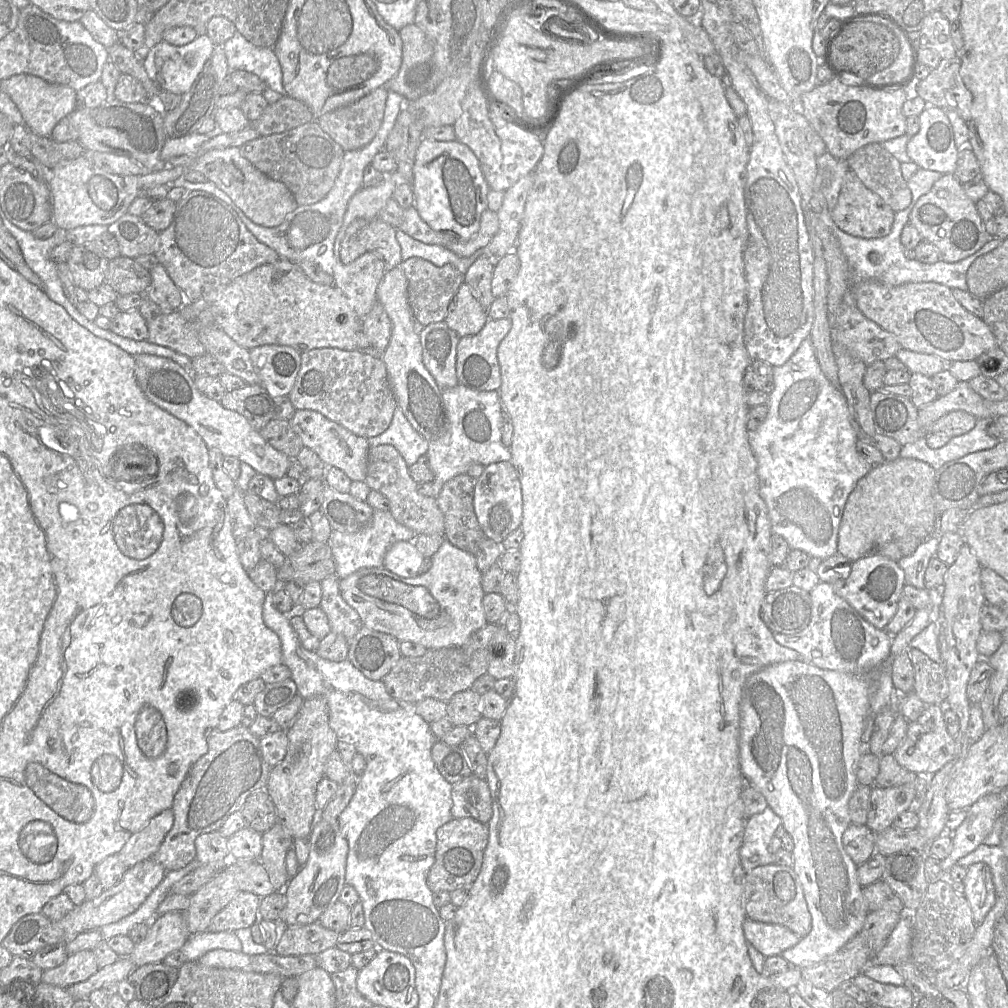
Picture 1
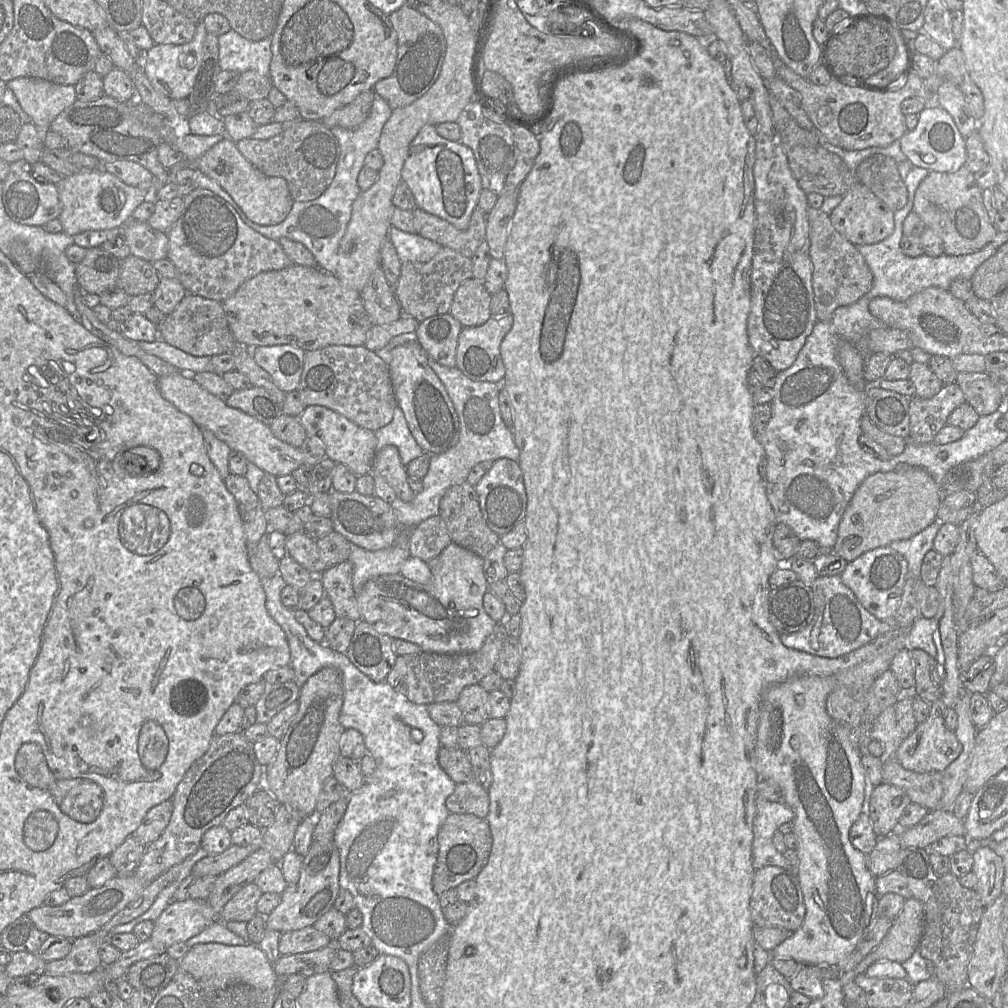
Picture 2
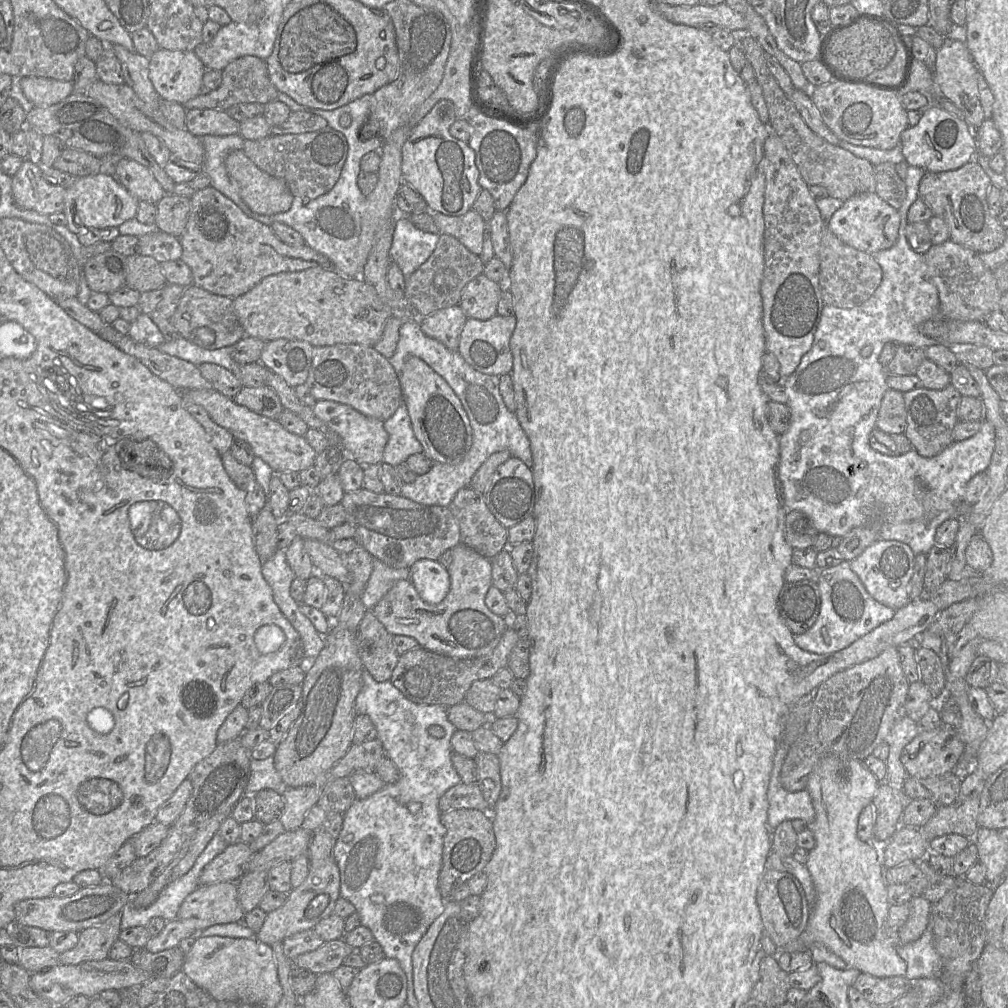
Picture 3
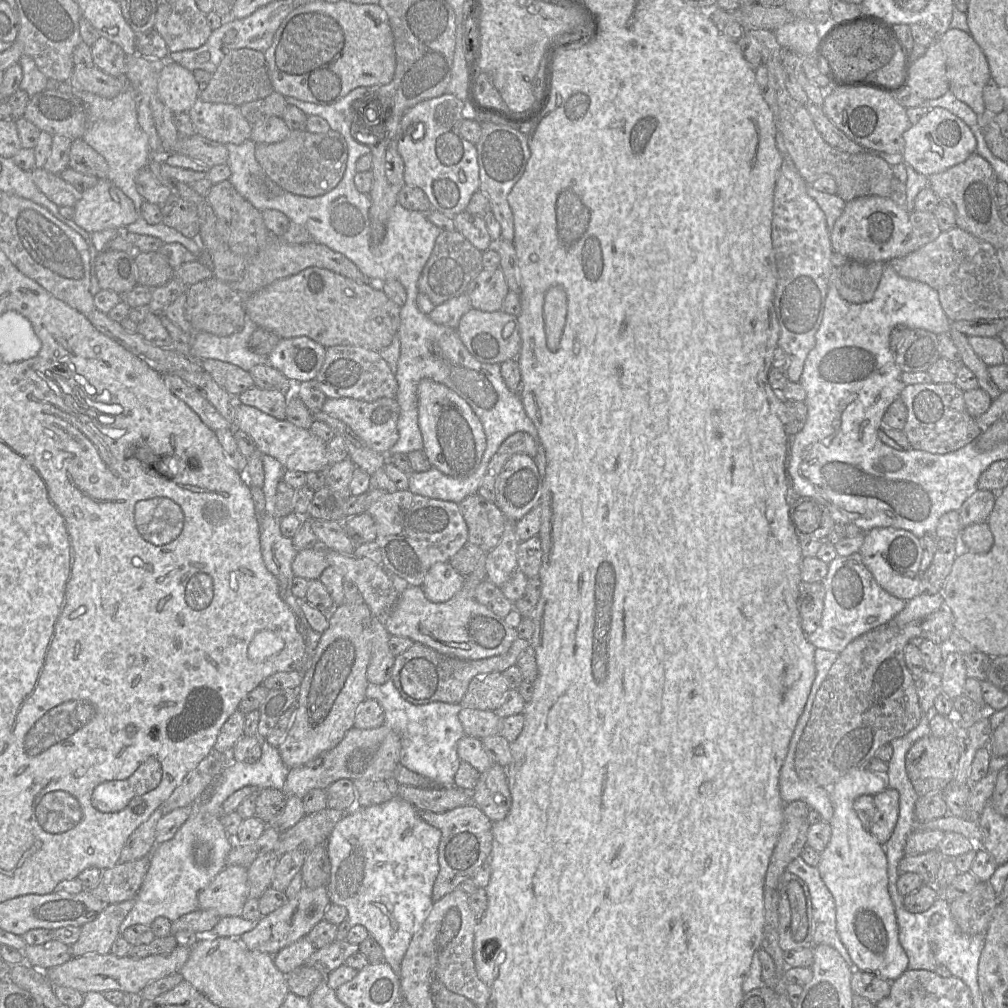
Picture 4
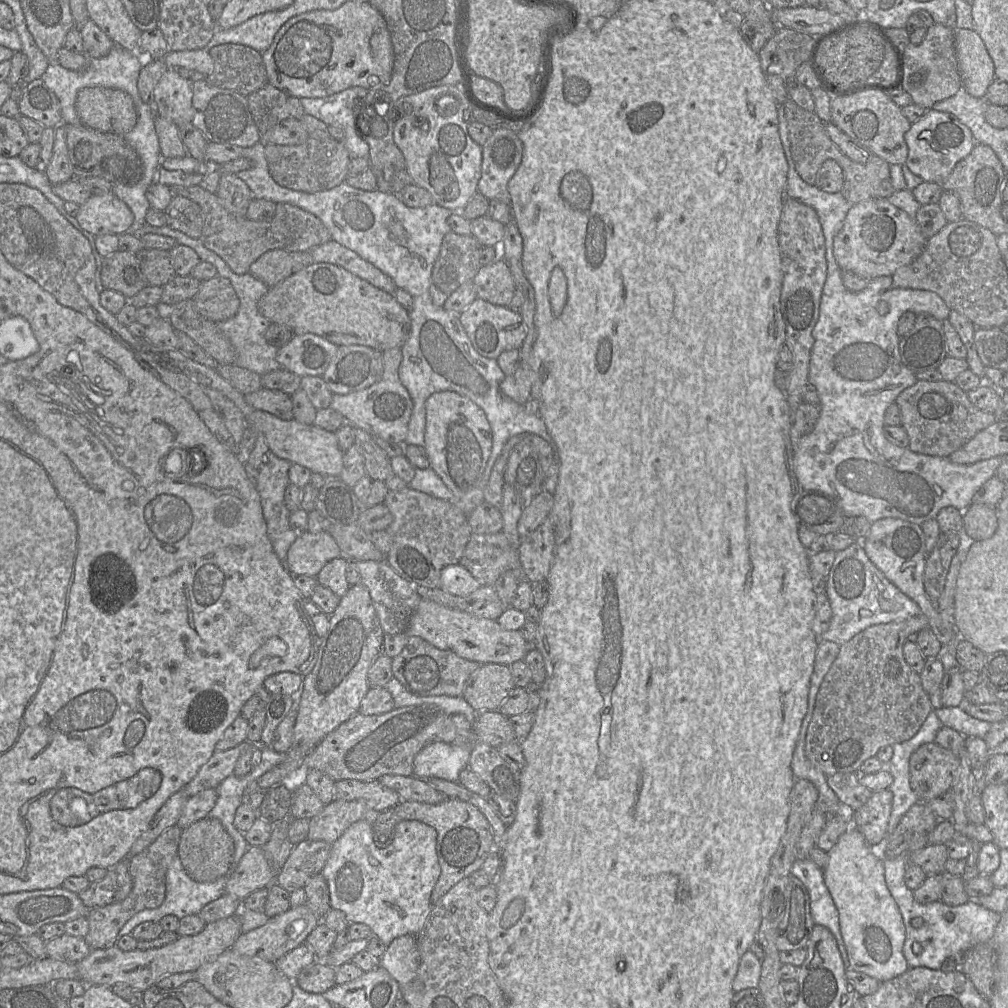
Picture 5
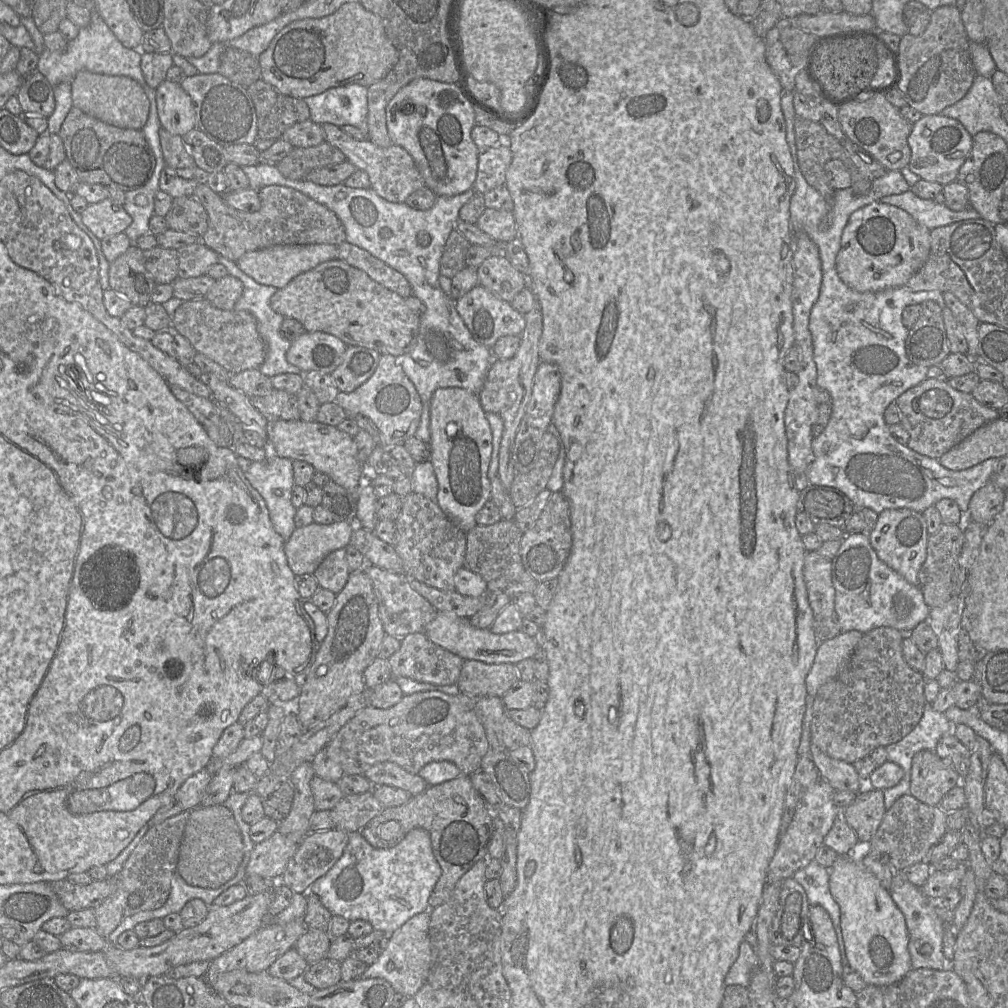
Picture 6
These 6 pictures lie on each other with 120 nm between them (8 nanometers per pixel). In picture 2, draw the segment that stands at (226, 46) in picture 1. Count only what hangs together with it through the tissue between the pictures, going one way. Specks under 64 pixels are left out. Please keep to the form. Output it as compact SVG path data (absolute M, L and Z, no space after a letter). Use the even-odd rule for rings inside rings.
M230 29L218 36L219 66L221 70L242 73L255 70L269 77L272 36L259 41L250 41Z

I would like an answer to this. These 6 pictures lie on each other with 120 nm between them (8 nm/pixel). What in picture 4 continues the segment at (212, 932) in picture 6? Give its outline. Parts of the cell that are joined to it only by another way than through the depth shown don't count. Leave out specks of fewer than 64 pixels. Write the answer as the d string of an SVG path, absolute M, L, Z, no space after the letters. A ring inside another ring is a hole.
M176 947L167 955L150 955L144 958L130 956L118 957L112 953L87 954L71 958L62 965L45 971L49 981L54 987L73 988L82 994L89 992L106 992L118 990L123 993L140 993L151 982L173 973L180 972L187 962L191 947Z

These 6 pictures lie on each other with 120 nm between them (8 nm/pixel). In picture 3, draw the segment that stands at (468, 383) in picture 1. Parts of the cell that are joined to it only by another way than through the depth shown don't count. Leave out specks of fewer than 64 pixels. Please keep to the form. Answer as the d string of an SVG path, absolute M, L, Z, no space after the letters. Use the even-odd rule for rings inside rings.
M495 315L487 320L468 318L460 336L458 352L475 370L490 375L510 374L513 369L513 355L510 340L516 327L516 317Z

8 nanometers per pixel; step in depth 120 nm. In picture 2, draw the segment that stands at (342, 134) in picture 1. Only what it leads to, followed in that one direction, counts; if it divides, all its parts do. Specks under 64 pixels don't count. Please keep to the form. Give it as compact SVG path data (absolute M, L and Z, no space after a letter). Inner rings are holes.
M373 89L364 91L354 101L335 110L331 115L323 118L321 122L329 129L336 126L356 129L368 117L374 98L375 92Z

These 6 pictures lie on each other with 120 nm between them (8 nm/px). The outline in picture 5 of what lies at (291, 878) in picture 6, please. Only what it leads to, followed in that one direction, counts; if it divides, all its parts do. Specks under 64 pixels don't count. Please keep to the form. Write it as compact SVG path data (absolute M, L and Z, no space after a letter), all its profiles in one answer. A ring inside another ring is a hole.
M303 840L293 847L275 883L289 893L303 889L312 876L322 872L330 851L331 844L325 841Z

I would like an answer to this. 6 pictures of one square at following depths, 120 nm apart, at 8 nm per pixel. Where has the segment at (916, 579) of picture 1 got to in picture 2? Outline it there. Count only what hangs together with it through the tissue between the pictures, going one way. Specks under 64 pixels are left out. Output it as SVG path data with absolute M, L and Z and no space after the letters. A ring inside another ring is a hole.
M935 520L915 536L894 541L889 545L906 559L909 575L920 579L923 559L926 553L933 549L933 542L941 524L943 523Z

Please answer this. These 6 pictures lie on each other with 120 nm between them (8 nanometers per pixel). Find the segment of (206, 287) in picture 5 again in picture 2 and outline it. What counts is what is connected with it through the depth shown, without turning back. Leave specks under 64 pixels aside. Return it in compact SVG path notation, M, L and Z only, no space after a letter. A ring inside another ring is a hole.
M187 293L175 309L166 315L158 328L158 337L166 343L193 356L208 356L232 352L237 346L222 302Z

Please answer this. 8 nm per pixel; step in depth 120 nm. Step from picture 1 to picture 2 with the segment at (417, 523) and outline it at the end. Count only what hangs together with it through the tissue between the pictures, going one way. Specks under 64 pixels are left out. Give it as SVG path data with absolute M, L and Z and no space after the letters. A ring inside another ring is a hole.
M387 445L375 453L371 473L383 477L404 502L411 502L417 494L408 485L406 466L402 464L395 446Z

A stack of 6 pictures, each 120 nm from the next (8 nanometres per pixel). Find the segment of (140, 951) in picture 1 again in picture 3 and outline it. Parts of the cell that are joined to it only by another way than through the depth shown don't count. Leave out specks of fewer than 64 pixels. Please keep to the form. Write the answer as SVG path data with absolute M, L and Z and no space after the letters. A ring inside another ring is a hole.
M219 882L198 886L182 902L176 918L190 921L199 932L212 925L239 922L243 917L237 882Z

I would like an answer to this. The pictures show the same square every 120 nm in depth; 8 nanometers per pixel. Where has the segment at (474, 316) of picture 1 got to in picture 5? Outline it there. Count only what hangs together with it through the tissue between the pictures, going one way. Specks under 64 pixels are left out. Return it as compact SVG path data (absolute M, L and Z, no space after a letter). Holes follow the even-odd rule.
M504 259L481 266L473 279L477 298L494 305L507 306L516 293L511 270Z

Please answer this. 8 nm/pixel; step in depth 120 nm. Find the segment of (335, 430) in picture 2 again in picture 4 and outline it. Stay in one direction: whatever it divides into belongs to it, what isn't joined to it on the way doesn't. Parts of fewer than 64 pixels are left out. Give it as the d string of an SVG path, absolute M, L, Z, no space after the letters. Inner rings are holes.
M326 398L321 411L345 423L369 448L380 454L388 453L399 438L397 421L400 407L396 398L379 398L373 402Z

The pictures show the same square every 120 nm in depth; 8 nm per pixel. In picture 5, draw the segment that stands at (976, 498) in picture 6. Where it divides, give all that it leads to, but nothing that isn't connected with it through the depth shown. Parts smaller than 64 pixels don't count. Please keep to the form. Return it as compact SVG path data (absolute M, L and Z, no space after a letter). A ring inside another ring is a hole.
M971 503L963 513L963 533L973 541L982 541L993 536L997 529L996 507Z

